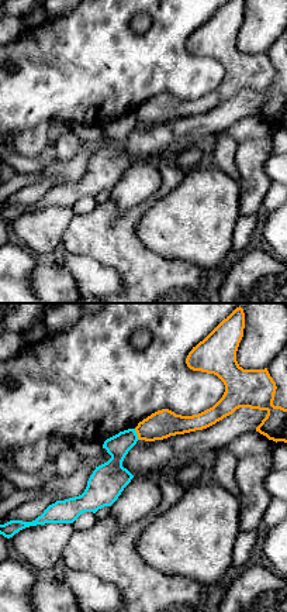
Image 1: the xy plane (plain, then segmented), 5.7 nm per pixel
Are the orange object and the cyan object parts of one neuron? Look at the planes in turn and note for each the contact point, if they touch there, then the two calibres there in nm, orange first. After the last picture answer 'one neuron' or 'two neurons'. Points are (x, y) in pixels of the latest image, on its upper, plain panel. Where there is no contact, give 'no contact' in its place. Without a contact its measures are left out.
(137, 117) | 160/130 nm

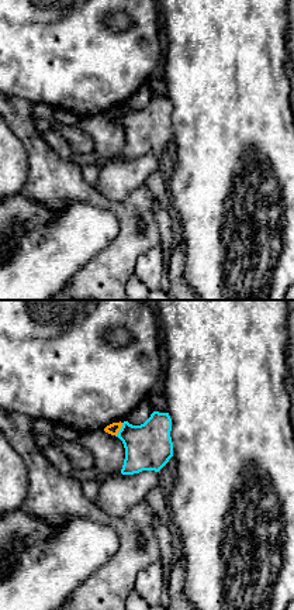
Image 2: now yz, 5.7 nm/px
(120, 113) | 70/280 nm

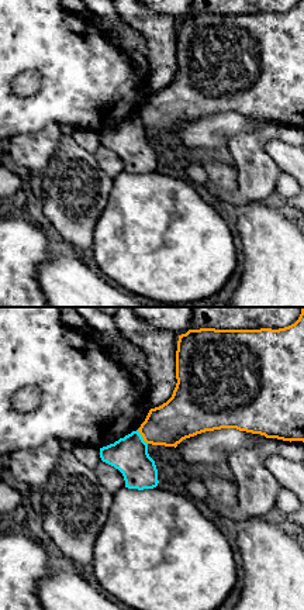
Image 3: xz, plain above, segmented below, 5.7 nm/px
(142, 121) | 240/220 nm

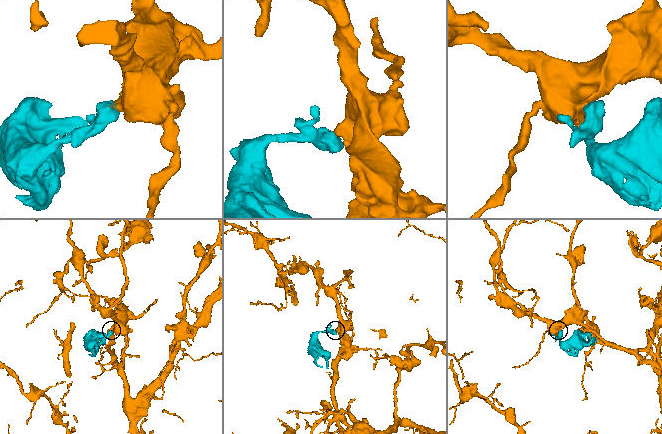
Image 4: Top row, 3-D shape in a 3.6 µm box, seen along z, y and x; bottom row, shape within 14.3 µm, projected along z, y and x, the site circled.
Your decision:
two neurons

